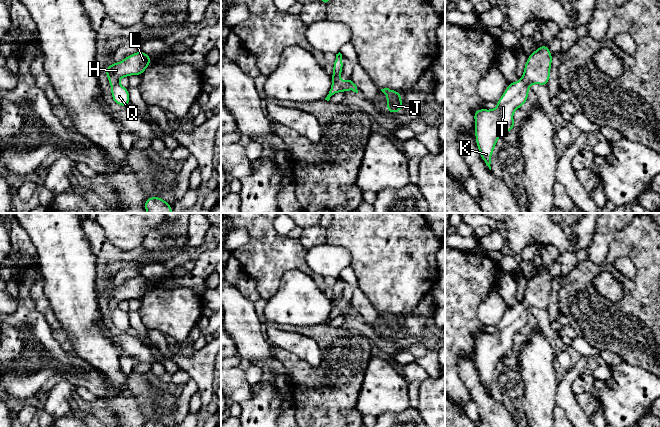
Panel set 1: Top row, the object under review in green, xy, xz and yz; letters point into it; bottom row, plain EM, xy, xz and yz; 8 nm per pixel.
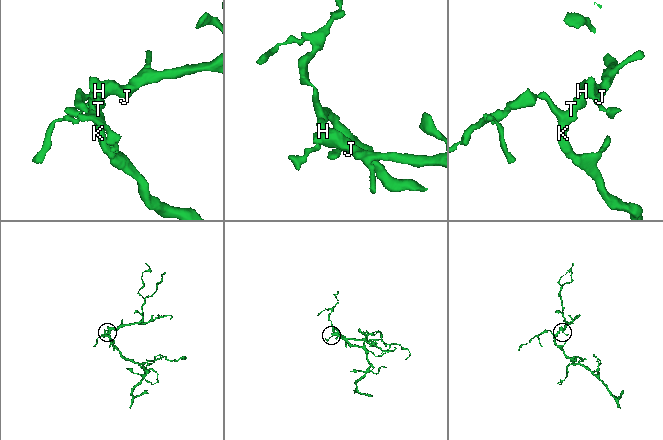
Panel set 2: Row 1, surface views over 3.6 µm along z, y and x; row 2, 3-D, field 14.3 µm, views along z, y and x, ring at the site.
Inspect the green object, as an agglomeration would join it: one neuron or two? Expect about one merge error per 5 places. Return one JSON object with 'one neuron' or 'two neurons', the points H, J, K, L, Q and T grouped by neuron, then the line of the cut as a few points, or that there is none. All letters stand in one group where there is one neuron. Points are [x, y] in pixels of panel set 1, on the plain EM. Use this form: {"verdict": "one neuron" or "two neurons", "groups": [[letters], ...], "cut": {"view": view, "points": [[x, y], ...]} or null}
{"verdict": "one neuron", "groups": [["H", "J", "K", "L", "Q", "T"]], "cut": null}

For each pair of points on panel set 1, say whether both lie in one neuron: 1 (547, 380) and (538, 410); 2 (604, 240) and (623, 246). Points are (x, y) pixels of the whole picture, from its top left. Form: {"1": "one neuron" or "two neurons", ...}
{"1": "one neuron", "2": "two neurons"}

